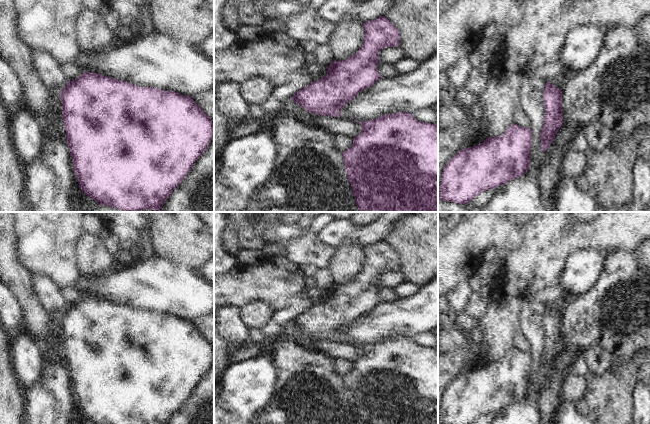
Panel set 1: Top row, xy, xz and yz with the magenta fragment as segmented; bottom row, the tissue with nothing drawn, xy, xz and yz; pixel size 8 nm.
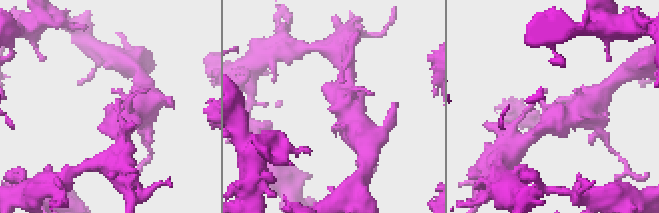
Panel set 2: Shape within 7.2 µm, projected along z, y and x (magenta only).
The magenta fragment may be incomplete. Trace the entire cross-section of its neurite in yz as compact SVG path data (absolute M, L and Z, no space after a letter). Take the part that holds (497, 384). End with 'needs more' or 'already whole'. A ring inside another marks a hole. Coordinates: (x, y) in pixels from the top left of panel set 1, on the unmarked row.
M513 347L503 359L487 361L479 369L460 374L444 391L438 424L472 424L483 415L521 401L530 390L531 370L531 351Z | already whole

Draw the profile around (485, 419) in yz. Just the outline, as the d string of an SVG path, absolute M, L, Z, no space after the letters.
M500 409L496 412L489 413L487 415L483 415L478 420L474 421L472 424L491 424L495 417L502 413L504 409Z

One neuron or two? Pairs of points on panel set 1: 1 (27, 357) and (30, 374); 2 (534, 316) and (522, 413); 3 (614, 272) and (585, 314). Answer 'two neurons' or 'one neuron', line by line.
1: one neuron
2: one neuron
3: one neuron

